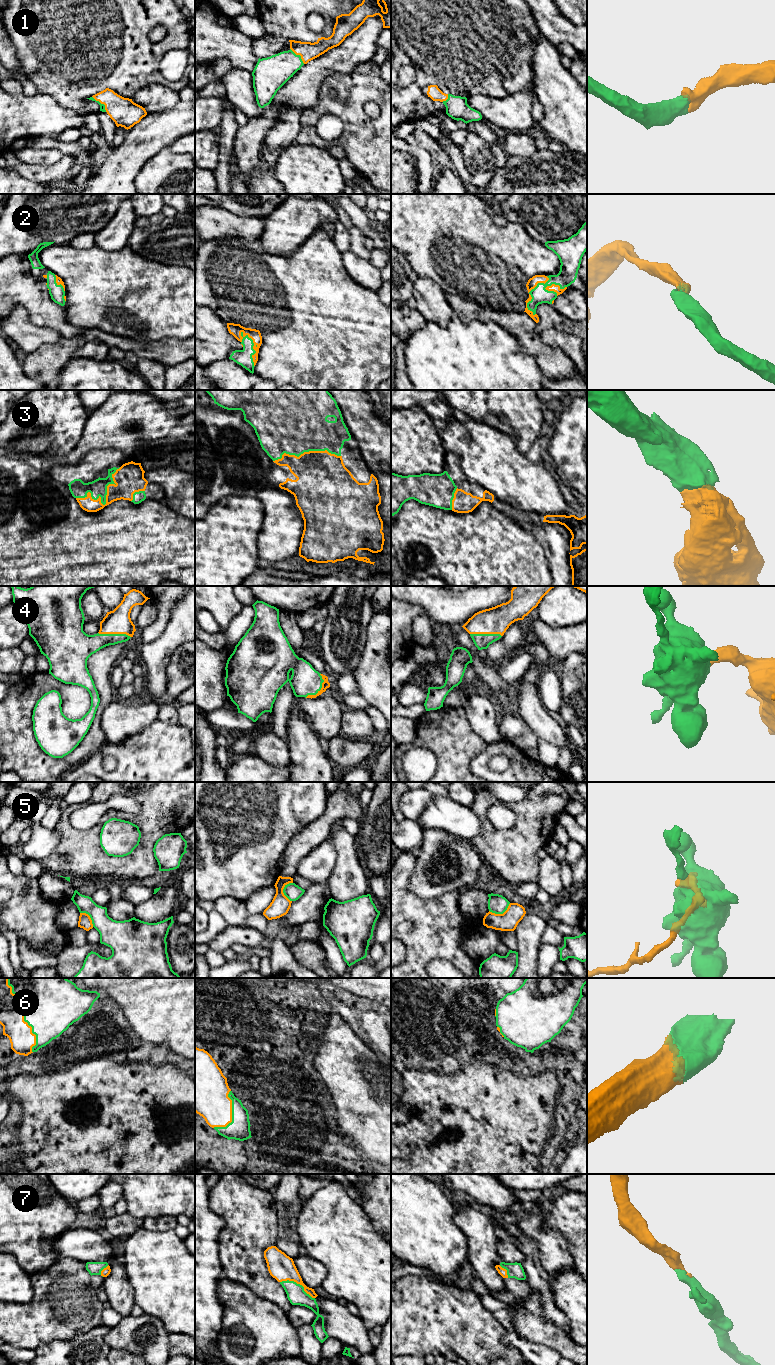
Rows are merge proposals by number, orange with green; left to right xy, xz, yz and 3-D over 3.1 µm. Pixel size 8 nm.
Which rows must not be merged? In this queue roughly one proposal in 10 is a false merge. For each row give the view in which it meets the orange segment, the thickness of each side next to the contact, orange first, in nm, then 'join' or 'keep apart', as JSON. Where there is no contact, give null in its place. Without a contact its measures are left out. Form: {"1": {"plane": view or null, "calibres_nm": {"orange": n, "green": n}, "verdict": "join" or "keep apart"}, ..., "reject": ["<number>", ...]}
{"1": {"plane": "xy", "calibres_nm": {"orange": 220, "green": 50}, "verdict": "join"}, "2": {"plane": "xz", "calibres_nm": {"orange": 100, "green": 130}, "verdict": "join"}, "3": {"plane": "xy", "calibres_nm": {"orange": 220, "green": 140}, "verdict": "join"}, "4": {"plane": "xy", "calibres_nm": {"orange": 200, "green": 170}, "verdict": "join"}, "5": {"plane": "xz", "calibres_nm": {"orange": 160, "green": 140}, "verdict": "keep apart"}, "6": {"plane": "xy", "calibres_nm": {"orange": 200, "green": 460}, "verdict": "join"}, "7": {"plane": "xz", "calibres_nm": {"orange": 200, "green": 150}, "verdict": "join"}, "reject": ["5"]}

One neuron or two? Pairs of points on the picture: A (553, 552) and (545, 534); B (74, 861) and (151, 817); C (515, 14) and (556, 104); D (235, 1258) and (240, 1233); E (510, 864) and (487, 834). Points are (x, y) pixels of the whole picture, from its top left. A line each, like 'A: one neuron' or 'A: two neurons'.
A: one neuron
B: one neuron
C: two neurons
D: one neuron
E: one neuron

